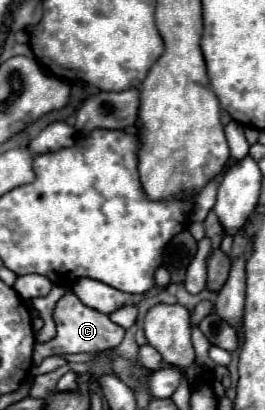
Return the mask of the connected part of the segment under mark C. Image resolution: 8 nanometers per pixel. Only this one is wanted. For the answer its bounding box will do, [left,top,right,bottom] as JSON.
[34,294,124,364]

